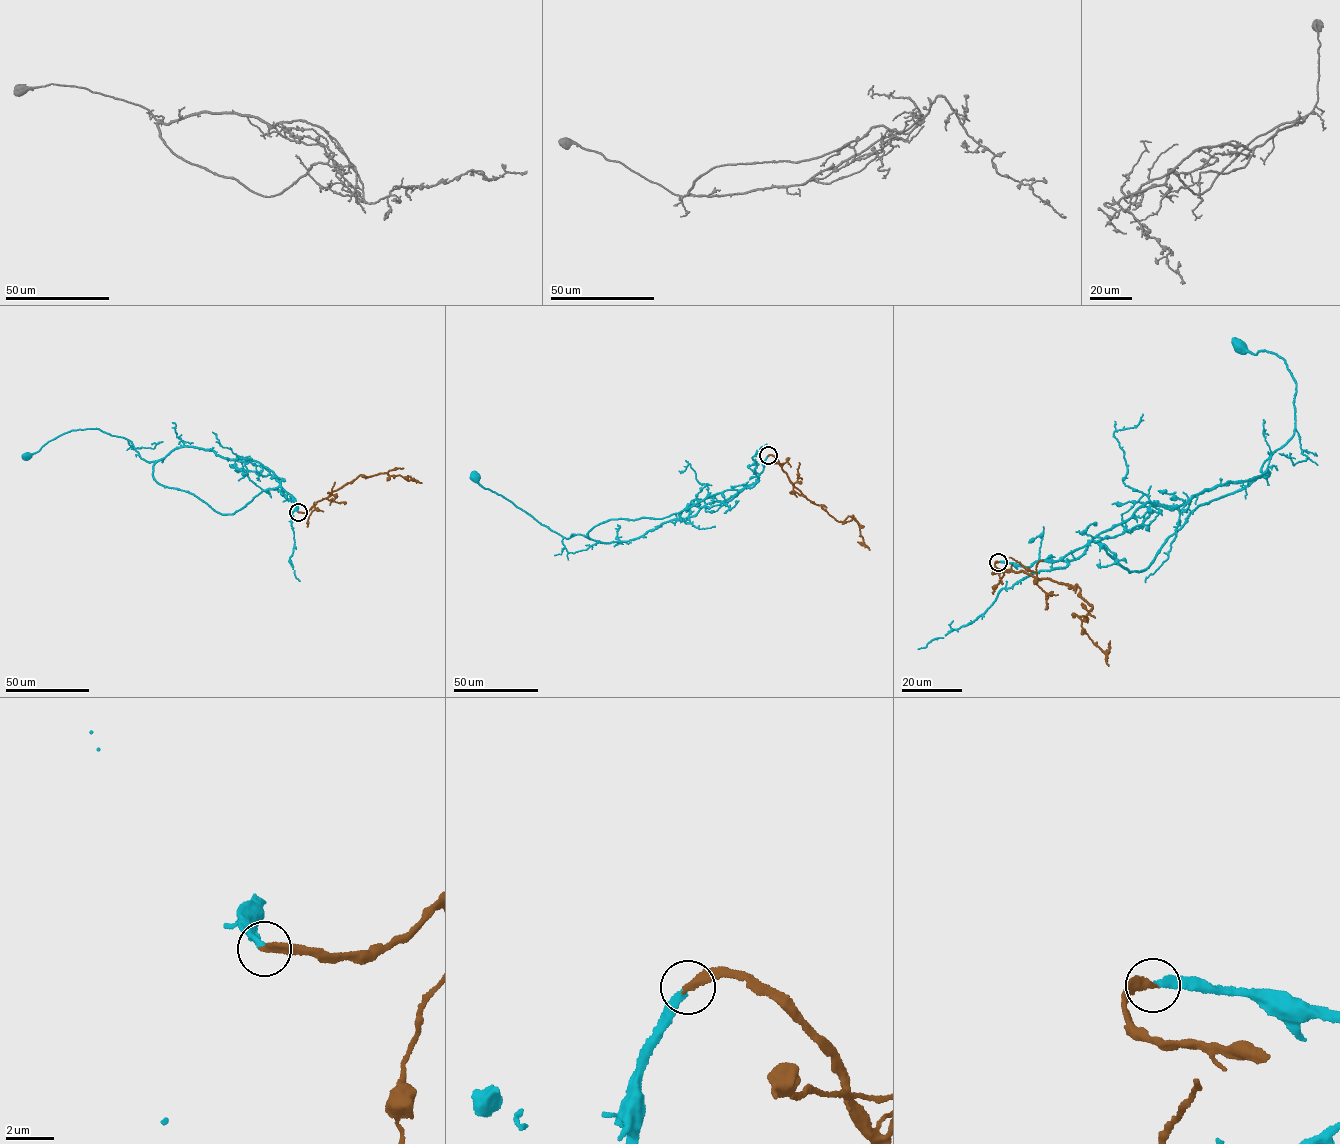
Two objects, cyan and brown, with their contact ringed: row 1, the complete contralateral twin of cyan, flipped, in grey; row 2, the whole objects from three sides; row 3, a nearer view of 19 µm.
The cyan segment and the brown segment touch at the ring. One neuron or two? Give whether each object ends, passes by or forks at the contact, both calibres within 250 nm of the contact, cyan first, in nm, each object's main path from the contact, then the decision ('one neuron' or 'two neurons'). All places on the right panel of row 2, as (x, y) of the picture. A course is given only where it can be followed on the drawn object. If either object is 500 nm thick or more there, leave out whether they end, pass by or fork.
cyan ends; brown ends; calibres 260 and 320 nm; course cyan (998, 561), (1092, 539), (1143, 570), (1199, 505), (1264, 475), (1296, 381), (1240, 347); course brown (998, 562), (994, 565), (1002, 569), (1078, 586), (1092, 607), (1078, 617), (1108, 666); one neuron

